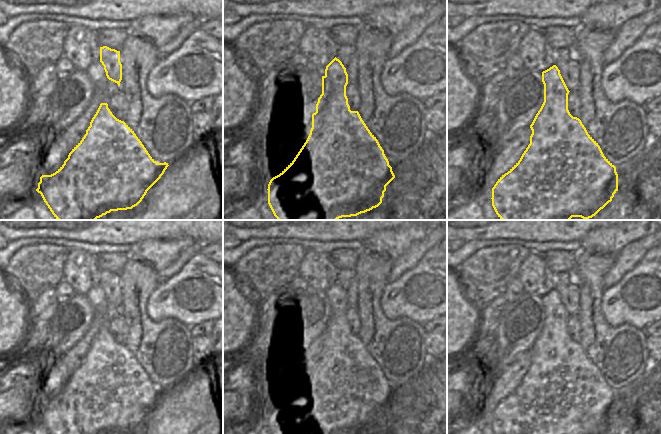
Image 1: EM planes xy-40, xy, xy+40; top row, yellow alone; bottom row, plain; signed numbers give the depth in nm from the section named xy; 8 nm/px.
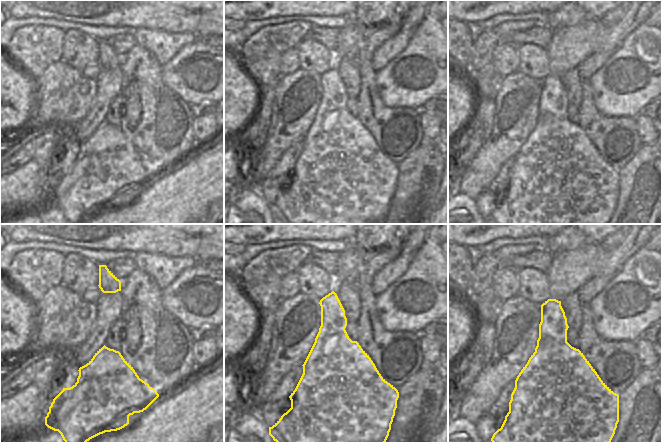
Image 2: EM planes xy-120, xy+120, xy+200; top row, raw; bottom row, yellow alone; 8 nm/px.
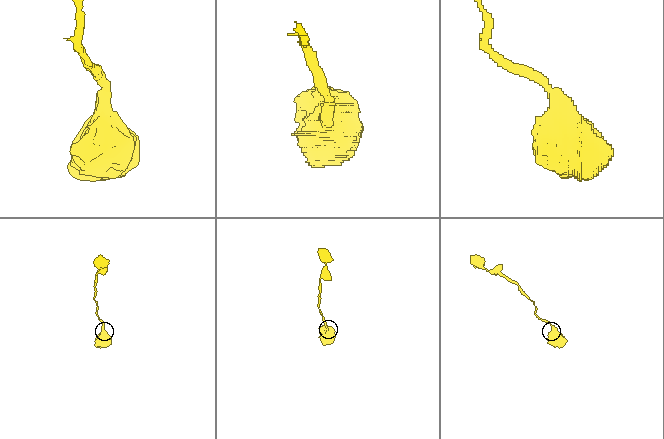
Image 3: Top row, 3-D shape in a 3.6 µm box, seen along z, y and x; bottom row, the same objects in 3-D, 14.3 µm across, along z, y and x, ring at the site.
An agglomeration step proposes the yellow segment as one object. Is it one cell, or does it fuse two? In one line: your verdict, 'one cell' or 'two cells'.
two cells

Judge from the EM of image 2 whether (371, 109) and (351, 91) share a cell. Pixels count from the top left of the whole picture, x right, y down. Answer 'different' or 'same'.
different

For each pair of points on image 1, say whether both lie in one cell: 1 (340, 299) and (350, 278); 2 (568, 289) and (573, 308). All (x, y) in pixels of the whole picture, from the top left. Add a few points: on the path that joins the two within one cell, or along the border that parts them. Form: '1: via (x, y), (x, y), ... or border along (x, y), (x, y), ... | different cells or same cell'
1: via (343, 294), (345, 283) | same cell
2: via (570, 294), (572, 303) | same cell

